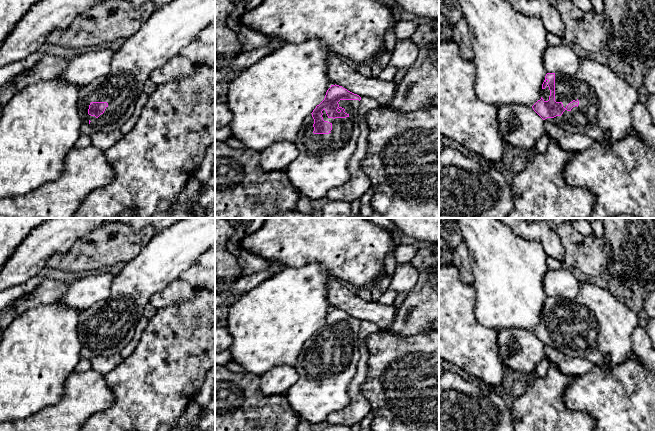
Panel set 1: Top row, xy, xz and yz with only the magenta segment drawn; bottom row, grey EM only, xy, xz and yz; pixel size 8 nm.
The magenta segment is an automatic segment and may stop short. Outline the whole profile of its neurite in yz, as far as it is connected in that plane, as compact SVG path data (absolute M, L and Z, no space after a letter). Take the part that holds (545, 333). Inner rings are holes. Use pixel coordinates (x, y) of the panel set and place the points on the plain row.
M588 279L580 282L578 294L571 300L547 297L542 308L542 321L532 332L544 345L568 357L583 358L604 371L612 371L633 354L632 335L639 325L634 311L607 289Z

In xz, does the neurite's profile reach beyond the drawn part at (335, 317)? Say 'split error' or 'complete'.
split error

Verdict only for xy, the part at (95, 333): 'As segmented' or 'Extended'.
Extended

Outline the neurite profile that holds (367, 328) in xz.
M361 321L358 338L360 341L365 341L369 335L377 333L379 331L380 329L376 324L368 321Z

